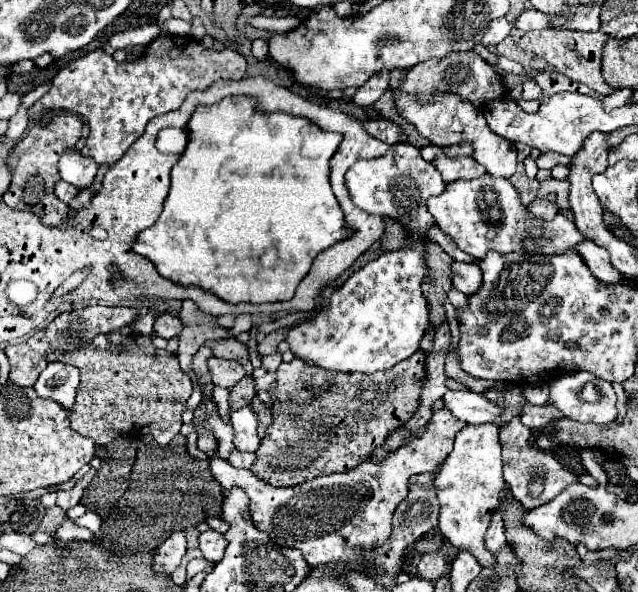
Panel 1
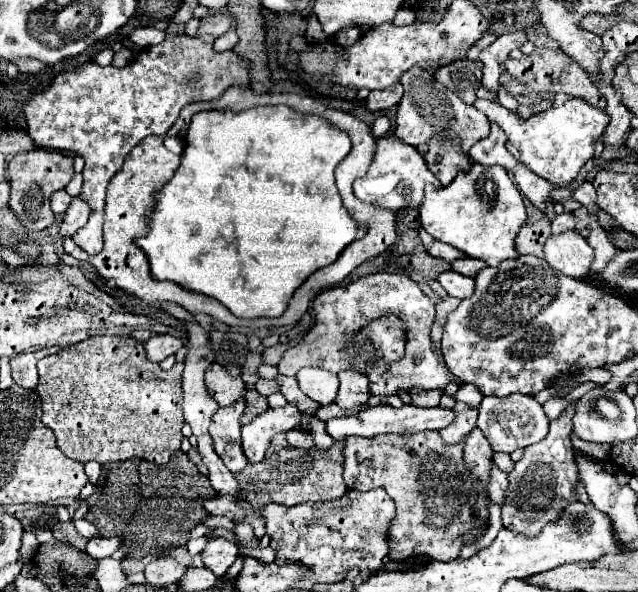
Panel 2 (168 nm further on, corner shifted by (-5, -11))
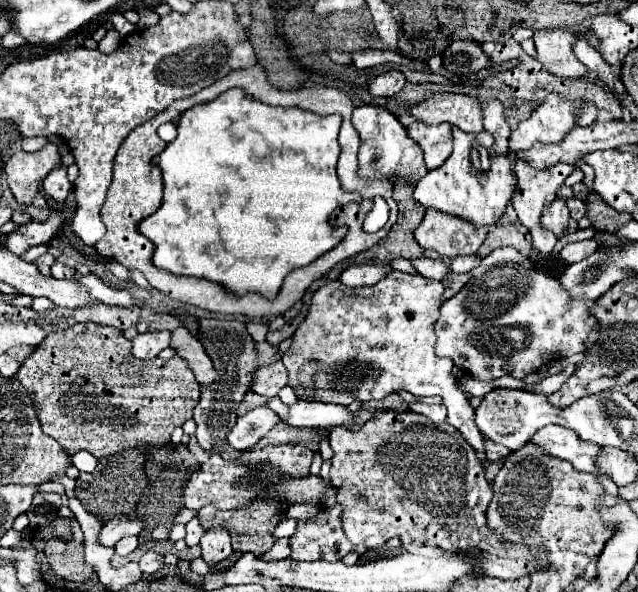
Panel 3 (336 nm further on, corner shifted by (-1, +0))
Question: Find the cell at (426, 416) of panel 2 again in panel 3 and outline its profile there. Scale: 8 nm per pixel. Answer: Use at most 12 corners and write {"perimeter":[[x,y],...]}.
{"perimeter":[[305,400],[285,422],[299,428],[351,428],[341,404]]}

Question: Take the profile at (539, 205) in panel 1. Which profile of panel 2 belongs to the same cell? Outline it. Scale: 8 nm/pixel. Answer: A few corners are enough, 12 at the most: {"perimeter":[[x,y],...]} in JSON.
{"perimeter":[[561,213],[553,219],[553,233],[571,231],[577,225],[573,213]]}

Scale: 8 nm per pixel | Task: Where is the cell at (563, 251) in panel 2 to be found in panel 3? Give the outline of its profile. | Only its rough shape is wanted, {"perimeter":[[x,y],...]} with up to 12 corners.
{"perimeter":[[555,198],[543,212],[543,228],[567,236],[569,212]]}

